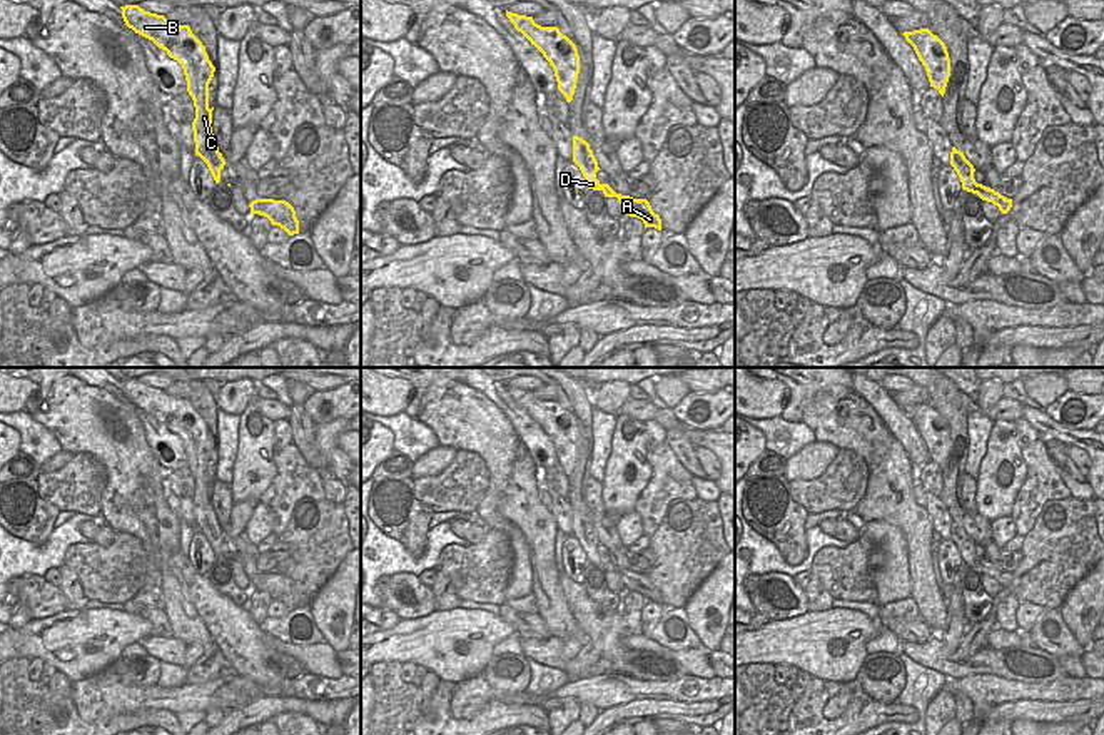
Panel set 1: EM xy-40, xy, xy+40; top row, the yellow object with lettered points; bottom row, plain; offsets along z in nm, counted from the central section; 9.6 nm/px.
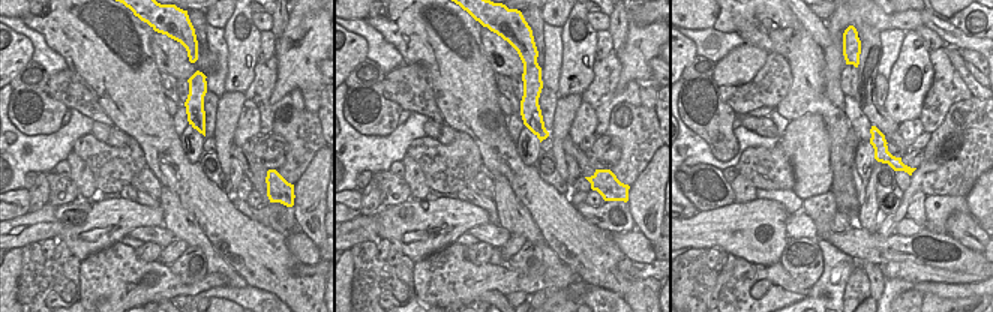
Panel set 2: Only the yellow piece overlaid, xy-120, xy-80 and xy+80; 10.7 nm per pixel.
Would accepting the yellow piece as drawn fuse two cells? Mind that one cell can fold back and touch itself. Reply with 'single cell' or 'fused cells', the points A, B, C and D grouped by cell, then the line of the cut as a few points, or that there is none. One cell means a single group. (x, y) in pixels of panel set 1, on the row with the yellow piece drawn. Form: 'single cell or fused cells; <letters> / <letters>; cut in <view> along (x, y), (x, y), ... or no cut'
single cell; A B C D; no cut

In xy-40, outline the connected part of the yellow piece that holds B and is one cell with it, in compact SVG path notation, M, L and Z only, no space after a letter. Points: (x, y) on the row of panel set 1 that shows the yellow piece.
M125 5L122 18L135 33L152 40L167 55L177 60L187 80L187 92L194 100L195 119L192 122L195 155L209 167L215 184L220 182L220 170L225 165L212 134L212 110L209 107L209 84L215 67L209 60L205 47L192 33L189 25L169 22L164 15L150 13L139 5Z

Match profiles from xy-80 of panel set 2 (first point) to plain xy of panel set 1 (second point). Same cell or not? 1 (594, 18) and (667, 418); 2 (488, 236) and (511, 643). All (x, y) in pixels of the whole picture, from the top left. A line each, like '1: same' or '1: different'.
1: different
2: different

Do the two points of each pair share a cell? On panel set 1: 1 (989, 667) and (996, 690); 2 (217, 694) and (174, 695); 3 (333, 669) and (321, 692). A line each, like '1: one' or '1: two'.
1: two
2: one
3: two

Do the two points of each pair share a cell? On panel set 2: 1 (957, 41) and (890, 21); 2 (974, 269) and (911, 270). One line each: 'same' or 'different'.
1: different
2: same

